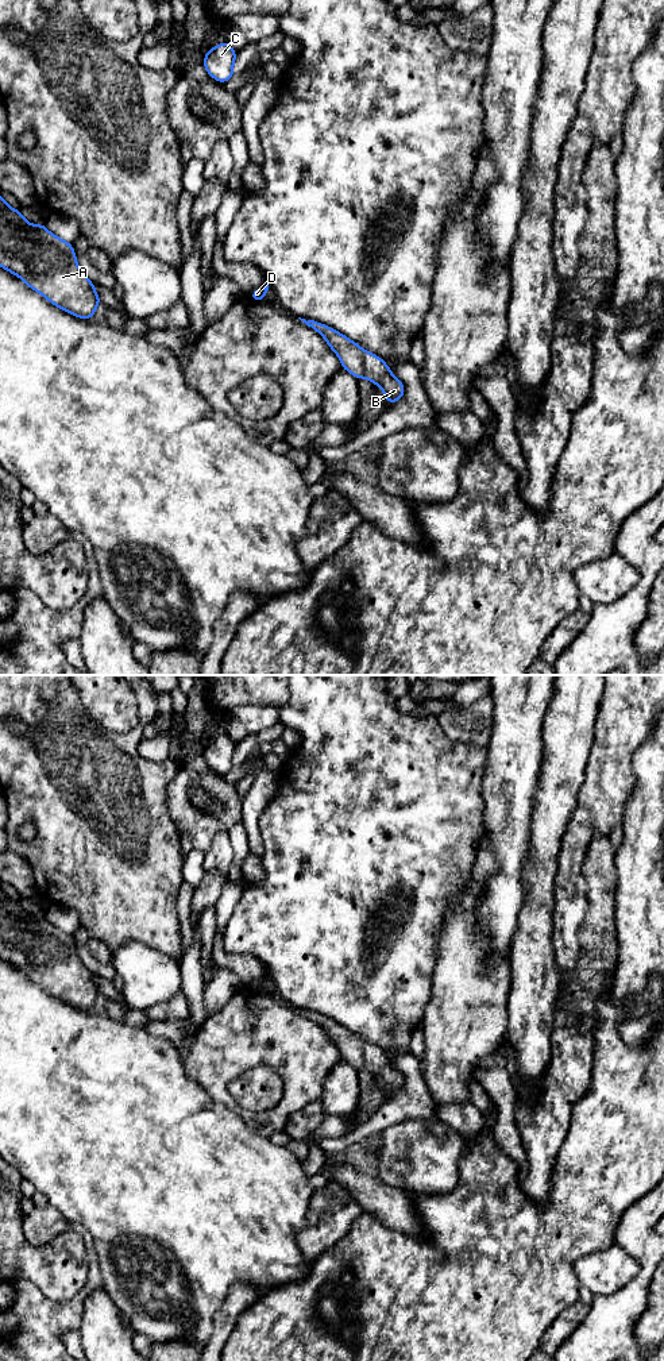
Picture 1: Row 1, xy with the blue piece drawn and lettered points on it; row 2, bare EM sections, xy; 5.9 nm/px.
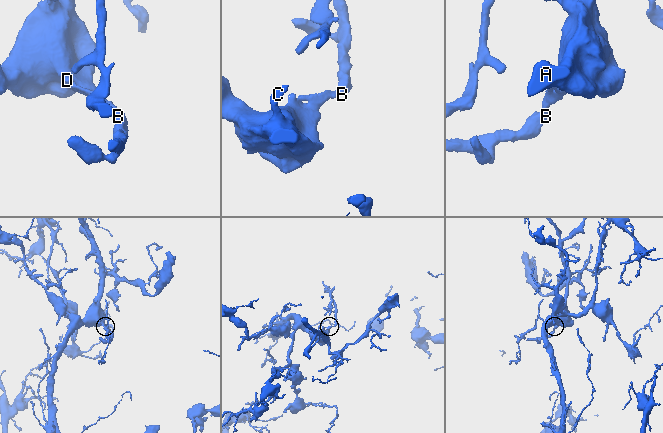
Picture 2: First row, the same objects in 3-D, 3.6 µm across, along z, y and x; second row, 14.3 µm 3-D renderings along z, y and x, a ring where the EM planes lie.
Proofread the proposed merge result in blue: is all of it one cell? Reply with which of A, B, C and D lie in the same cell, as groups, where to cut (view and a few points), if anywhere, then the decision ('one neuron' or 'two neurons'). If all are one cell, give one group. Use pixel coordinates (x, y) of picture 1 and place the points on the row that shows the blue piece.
A B C D | no cut | one neuron

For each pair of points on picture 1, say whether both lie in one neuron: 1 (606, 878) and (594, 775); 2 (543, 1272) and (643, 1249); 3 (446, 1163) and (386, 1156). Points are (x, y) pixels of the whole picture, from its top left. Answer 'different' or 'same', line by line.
1: different
2: different
3: same

